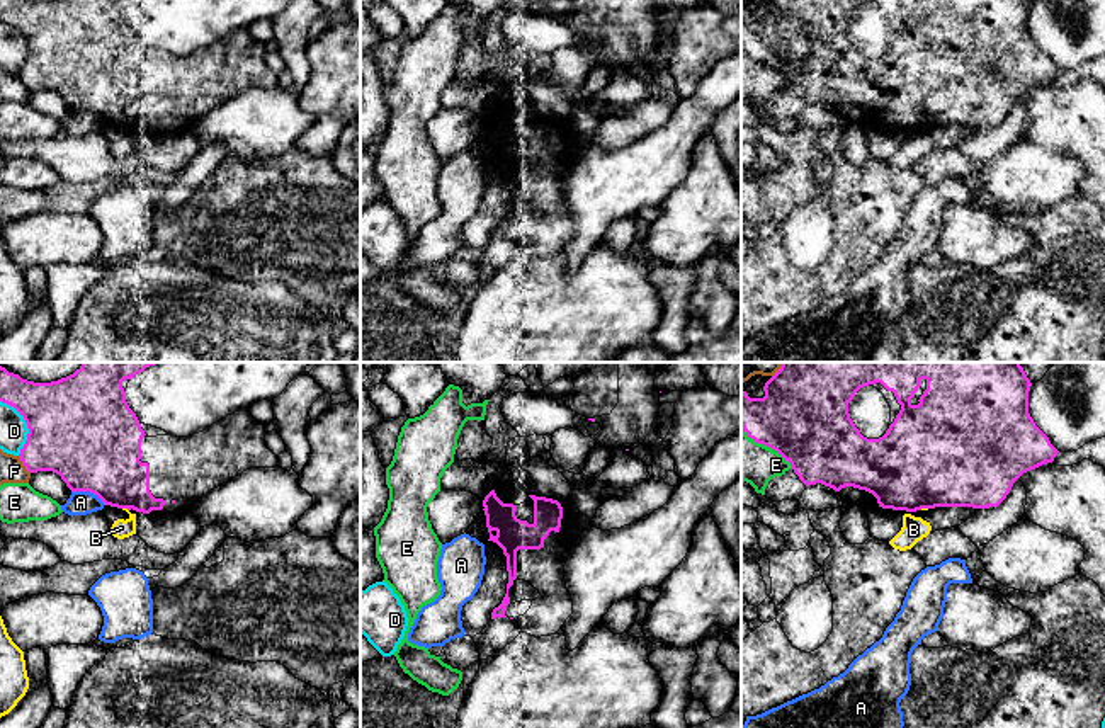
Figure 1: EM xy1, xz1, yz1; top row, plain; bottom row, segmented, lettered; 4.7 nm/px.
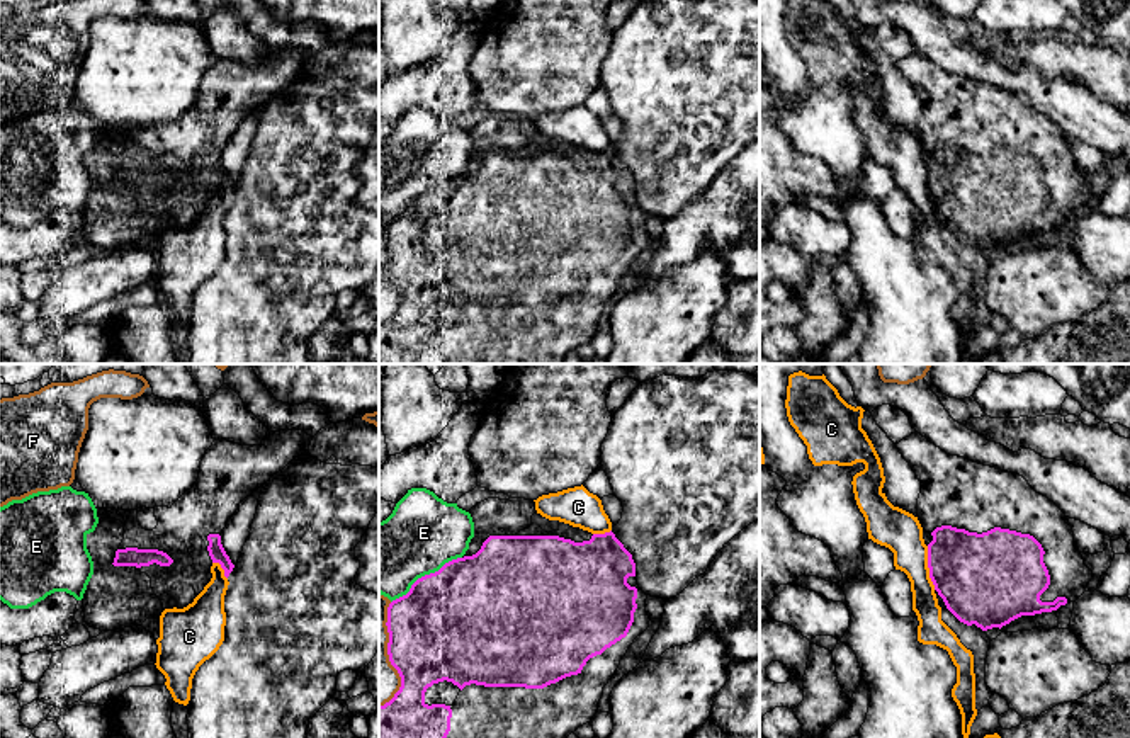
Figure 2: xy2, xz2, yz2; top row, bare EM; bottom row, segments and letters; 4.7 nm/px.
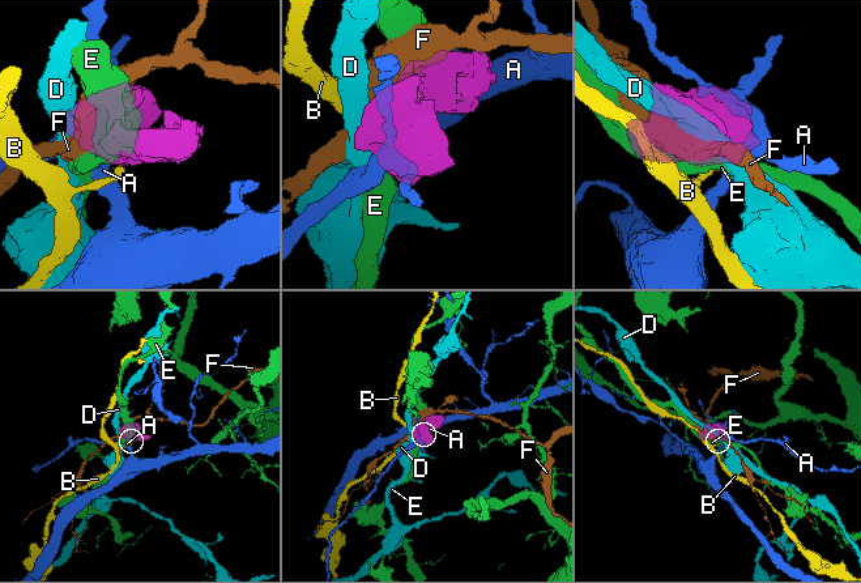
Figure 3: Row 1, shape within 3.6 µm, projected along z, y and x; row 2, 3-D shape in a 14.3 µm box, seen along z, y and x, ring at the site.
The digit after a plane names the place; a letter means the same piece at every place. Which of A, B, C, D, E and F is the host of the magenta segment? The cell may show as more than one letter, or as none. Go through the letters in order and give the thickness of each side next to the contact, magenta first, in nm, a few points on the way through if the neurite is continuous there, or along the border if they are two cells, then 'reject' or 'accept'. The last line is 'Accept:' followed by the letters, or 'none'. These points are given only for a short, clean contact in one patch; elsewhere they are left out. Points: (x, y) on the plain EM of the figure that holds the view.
A: calibres 460 and 110 nm; reject
B: calibres 340 and 90 nm; reject
C: calibres 400 and 200 nm; border yz2 (926, 165), (928, 196), (935, 208); reject
D: calibres 460 and 130 nm; reject
E: calibres 500 and 360 nm; reject
F: calibres 440 and 190 nm; reject
Accept: none

